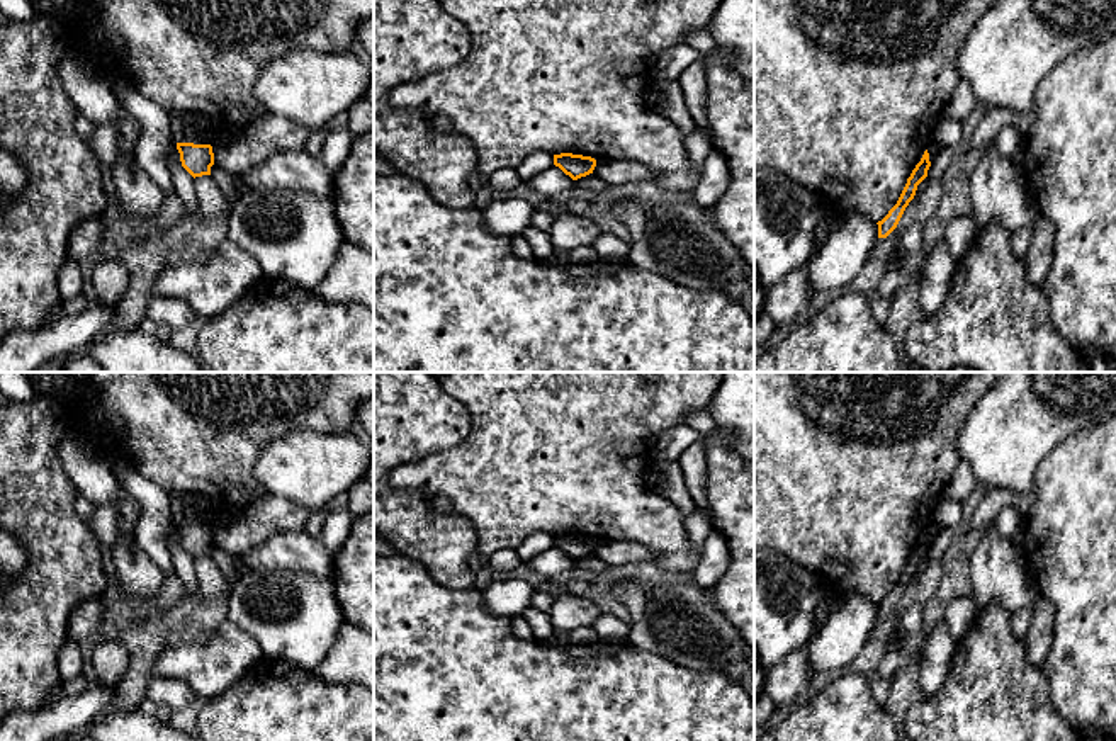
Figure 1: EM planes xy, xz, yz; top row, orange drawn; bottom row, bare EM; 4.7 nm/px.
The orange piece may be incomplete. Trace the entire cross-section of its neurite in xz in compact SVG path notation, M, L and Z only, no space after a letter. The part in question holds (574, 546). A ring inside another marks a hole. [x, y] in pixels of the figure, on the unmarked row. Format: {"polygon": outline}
{"polygon": "M561 534L554 535L554 546L559 547L572 561L578 561L593 554L596 540L583 535Z"}

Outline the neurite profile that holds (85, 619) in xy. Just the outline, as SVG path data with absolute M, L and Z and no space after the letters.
M97 595L82 602L70 615L68 639L80 644L90 634L93 634L107 612L104 595Z

